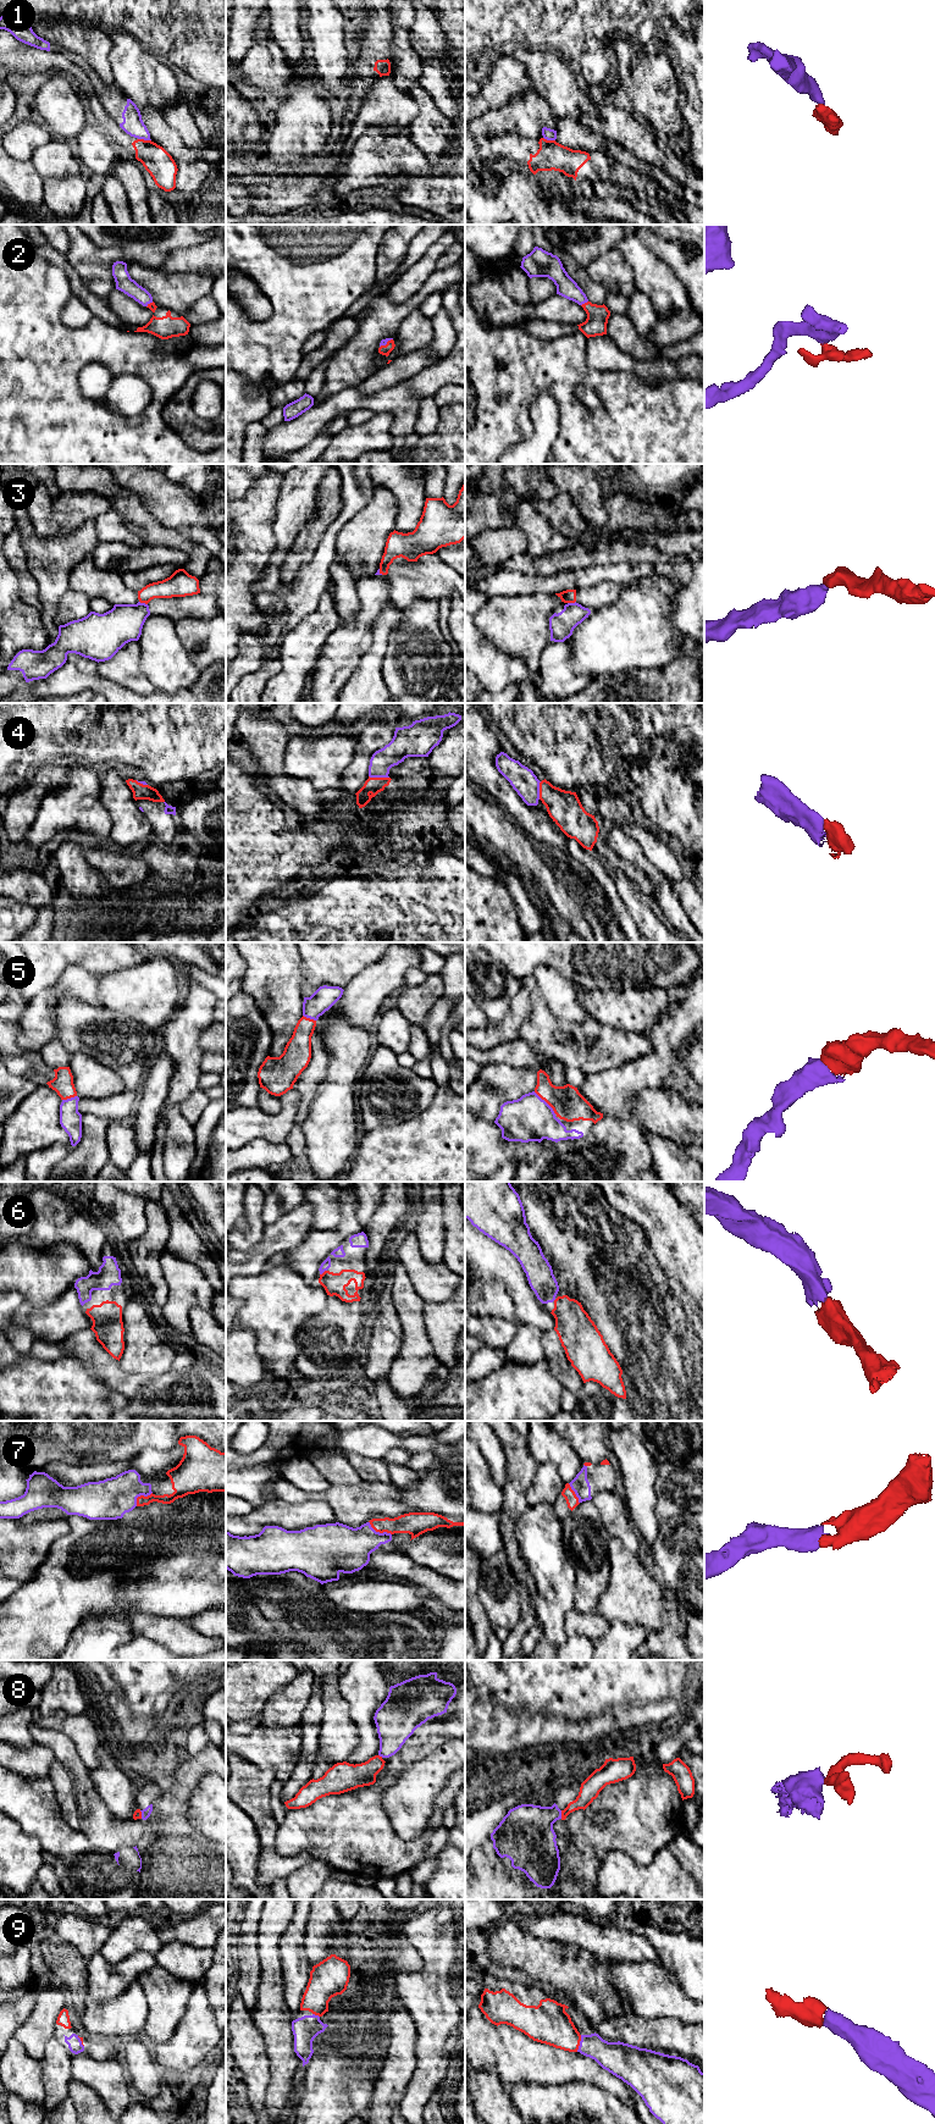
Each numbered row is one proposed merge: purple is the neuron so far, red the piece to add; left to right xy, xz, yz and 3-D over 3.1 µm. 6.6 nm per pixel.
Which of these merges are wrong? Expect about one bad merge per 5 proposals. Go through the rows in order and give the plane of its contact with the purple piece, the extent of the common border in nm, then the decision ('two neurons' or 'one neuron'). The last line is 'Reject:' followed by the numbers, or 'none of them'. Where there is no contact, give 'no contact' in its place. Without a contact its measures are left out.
1: contact in xy; length 90 nm; two neurons
2: contact in yz; length 60 nm; one neuron
3: contact in xy; length 60 nm; two neurons
4: contact in xz; length 140 nm; one neuron
5: contact in yz; length 220 nm; one neuron
6: contact in xz; length 60 nm; one neuron
7: contact in xz; length 180 nm; one neuron
8: contact in yz; length 60 nm; two neurons
9: contact in yz; length 120 nm; one neuron
Reject: 1, 3, 8

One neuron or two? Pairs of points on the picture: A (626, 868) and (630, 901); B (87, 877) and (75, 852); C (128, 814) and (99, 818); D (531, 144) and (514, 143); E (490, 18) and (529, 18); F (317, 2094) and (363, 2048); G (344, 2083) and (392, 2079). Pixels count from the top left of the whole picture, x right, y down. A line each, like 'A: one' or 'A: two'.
A: two
B: one
C: two
D: one
E: one
F: one
G: two

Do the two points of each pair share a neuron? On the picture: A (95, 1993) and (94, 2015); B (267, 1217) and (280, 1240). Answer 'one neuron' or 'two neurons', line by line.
A: two neurons
B: two neurons

